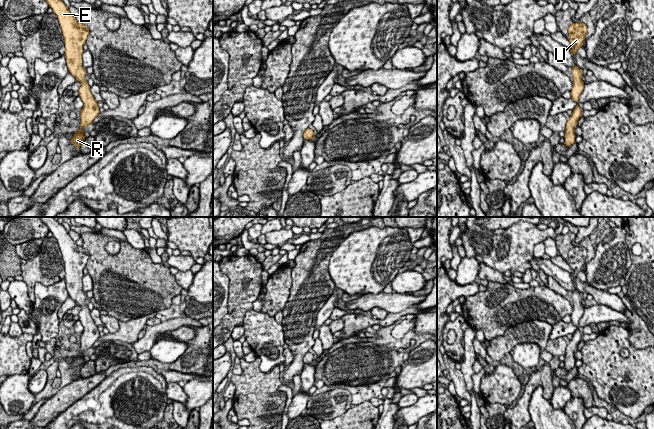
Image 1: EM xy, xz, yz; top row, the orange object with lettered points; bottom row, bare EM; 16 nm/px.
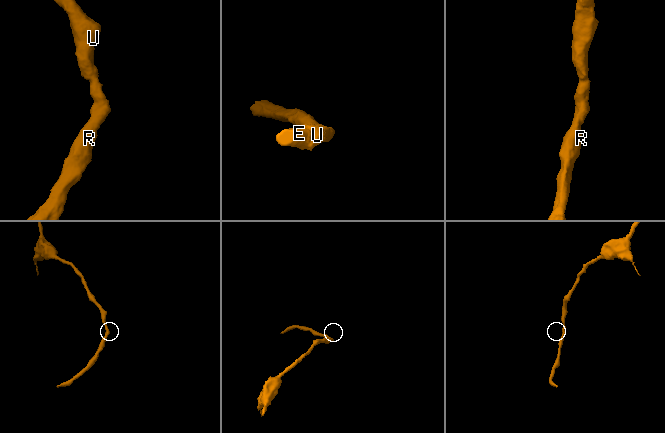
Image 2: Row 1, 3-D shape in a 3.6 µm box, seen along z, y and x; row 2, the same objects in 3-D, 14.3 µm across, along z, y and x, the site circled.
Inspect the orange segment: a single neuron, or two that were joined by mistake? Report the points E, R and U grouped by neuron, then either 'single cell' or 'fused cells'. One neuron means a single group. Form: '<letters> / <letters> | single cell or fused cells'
E R U | single cell

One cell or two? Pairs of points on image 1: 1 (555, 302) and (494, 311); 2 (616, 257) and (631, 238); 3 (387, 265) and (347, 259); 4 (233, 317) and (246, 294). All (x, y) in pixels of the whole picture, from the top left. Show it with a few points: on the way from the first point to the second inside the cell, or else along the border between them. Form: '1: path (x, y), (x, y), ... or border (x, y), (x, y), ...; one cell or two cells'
1: path (540, 303), (509, 306); one cell
2: border (625, 231), (625, 243), (631, 260), (630, 267); two cells
3: path (377, 262), (357, 262); one cell
4: path (236, 311), (240, 300); one cell

